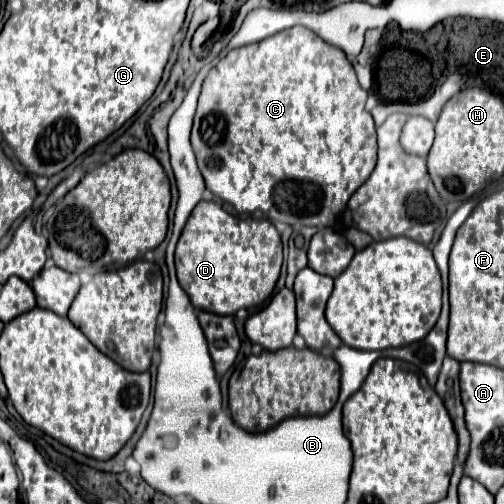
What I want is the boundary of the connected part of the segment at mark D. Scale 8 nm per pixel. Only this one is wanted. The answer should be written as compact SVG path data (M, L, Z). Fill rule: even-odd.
M202 200L190 214L182 236L176 246L176 274L190 302L204 312L214 312L222 316L232 316L240 308L252 308L266 302L280 276L282 266L282 242L278 230L267 219L256 220L252 216L234 218L218 202Z

